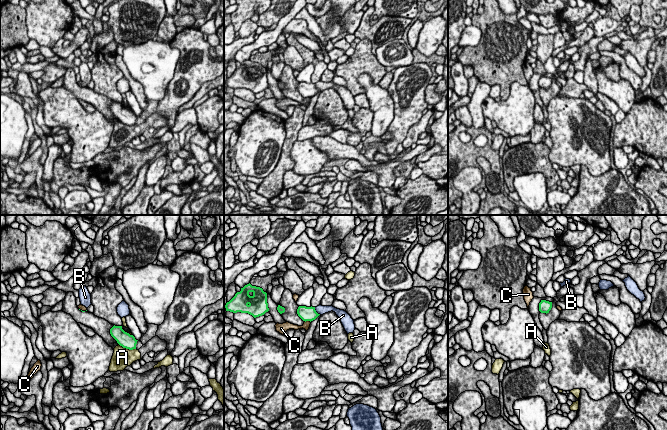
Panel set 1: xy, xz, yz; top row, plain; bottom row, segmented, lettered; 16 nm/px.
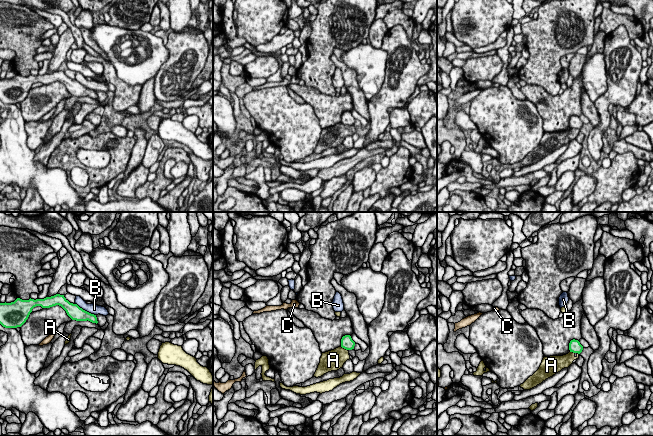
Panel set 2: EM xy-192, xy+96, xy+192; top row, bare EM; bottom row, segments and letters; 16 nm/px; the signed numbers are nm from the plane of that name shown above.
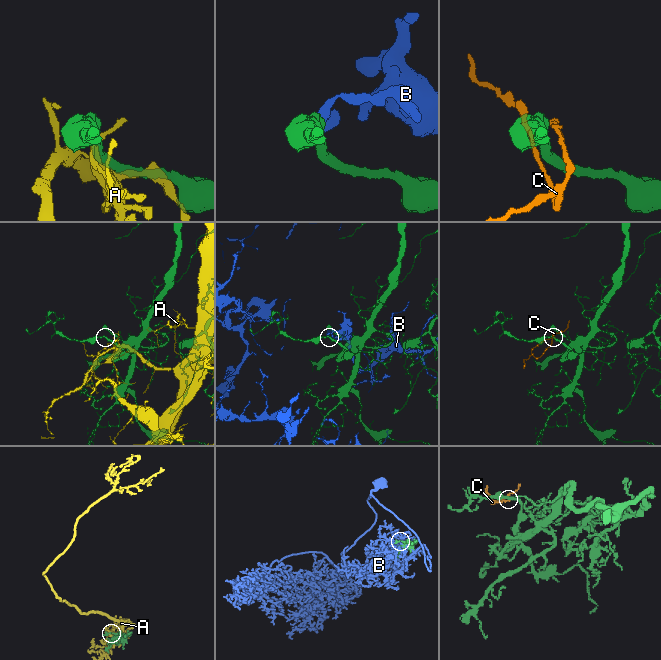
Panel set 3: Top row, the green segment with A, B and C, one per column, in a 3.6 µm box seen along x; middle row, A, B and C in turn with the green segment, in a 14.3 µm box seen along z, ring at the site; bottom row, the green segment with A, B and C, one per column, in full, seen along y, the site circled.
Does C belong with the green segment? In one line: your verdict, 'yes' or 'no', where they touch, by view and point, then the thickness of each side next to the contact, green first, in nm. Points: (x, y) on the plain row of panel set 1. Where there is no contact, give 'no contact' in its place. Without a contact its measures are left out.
no; contact xz (307, 96); calibres 220 and 120 nm

